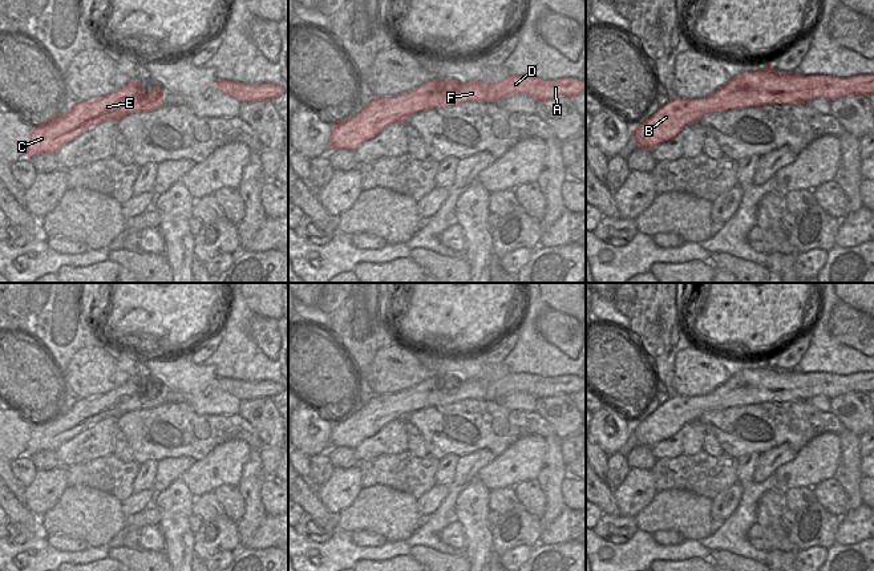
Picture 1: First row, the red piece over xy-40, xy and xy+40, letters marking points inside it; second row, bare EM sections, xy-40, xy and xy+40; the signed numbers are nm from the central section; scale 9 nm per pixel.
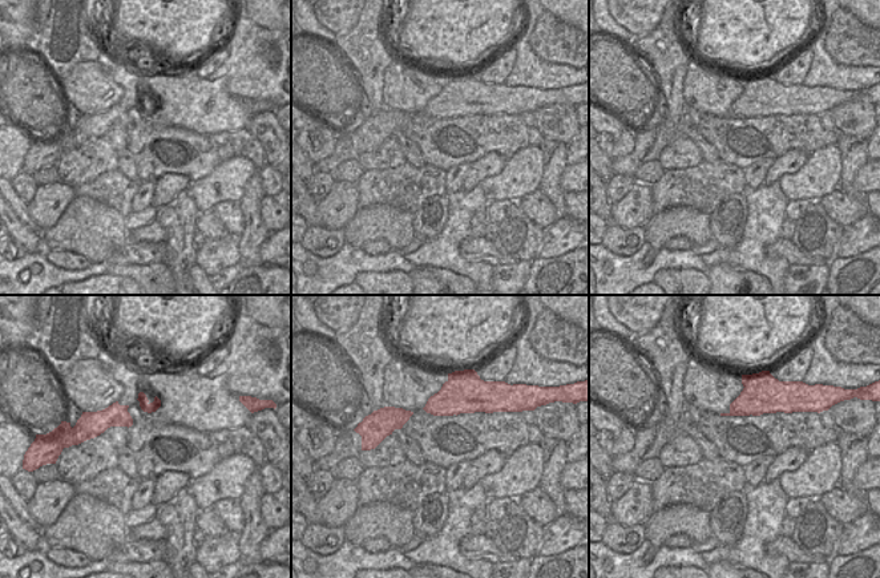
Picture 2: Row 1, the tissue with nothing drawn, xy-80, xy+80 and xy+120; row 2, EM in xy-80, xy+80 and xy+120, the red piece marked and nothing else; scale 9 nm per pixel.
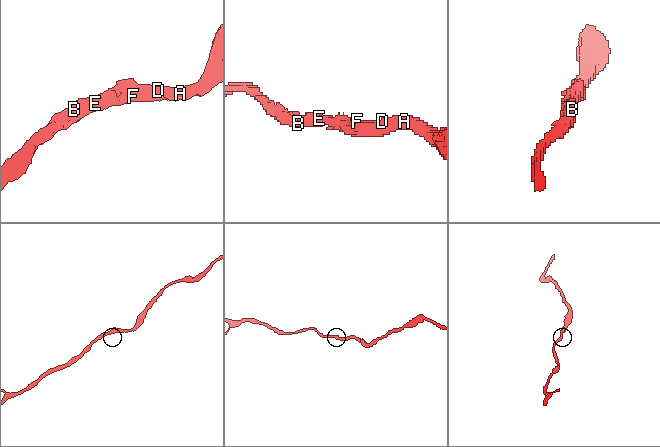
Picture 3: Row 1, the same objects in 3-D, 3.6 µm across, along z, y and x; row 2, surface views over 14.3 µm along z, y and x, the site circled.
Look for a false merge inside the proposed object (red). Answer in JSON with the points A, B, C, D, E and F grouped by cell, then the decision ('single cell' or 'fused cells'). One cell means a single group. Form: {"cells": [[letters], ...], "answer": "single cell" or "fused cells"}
{"cells": [["A", "B", "C", "D", "E", "F"]], "answer": "single cell"}

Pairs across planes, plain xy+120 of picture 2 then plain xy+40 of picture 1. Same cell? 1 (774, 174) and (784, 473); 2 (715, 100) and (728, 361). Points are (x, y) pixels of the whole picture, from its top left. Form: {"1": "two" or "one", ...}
{"1": "two", "2": "two"}

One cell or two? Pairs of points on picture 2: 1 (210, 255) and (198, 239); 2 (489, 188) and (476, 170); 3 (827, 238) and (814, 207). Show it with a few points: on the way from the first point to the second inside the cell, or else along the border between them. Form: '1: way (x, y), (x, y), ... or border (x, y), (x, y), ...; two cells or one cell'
1: border (206, 239), (196, 250); two cells
2: border (505, 160), (499, 173), (487, 176), (479, 182); two cells
3: way (819, 230), (815, 226), (815, 215); one cell

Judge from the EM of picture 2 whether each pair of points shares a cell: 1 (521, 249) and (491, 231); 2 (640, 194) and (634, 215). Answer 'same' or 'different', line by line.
1: different
2: same

